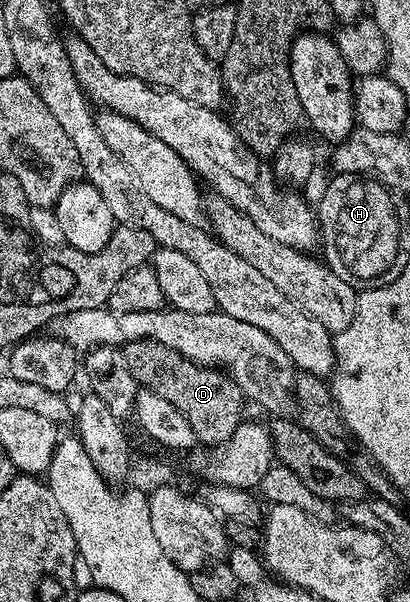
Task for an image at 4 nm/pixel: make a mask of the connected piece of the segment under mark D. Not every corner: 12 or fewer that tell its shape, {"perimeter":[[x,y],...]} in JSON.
{"perimeter":[[154,340],[122,353],[143,389],[170,400],[211,448],[246,399],[224,371]]}

